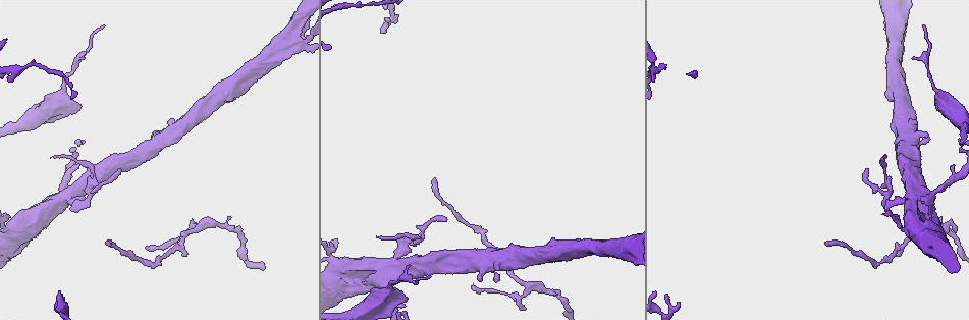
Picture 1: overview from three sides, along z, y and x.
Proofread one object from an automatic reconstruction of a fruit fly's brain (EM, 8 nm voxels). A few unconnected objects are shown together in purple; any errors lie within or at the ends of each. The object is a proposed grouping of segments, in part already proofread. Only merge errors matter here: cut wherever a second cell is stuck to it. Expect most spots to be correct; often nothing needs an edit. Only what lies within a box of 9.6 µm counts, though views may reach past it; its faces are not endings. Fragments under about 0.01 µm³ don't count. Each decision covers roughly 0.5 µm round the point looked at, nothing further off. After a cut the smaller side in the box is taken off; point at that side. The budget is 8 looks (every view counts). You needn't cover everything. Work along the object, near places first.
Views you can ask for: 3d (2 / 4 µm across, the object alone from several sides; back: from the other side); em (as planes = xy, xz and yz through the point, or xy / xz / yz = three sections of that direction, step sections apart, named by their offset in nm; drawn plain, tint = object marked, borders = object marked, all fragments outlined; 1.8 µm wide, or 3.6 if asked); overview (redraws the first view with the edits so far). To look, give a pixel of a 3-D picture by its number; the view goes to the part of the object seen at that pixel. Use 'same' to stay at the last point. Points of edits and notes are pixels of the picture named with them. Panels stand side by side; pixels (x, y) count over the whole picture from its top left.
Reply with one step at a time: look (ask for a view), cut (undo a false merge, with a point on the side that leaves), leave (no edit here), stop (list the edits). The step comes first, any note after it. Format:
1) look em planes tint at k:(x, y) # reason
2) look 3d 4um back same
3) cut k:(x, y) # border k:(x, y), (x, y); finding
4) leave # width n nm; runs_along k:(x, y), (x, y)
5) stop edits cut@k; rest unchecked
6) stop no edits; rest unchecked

look 3d 4um at 1:(526, 287) # branch point

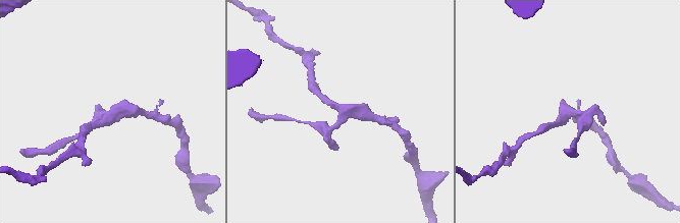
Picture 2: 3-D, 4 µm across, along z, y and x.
look em 3.6um planes plain at 2:(115, 112) # need the tissue

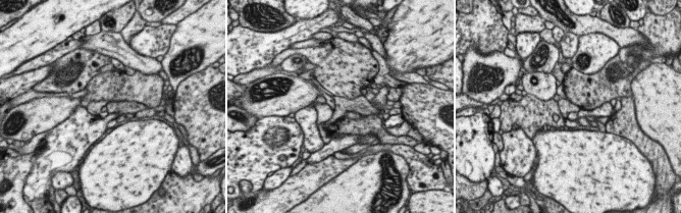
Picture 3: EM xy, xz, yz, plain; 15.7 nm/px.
look em 3.6um planes tint same

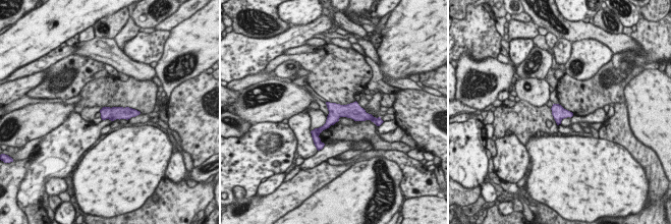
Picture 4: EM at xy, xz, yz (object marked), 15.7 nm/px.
leave # width 200 nm; runs_along 4:(364, 114), (339, 112), (314, 133); all the same cell

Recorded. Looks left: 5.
look em yz step 16 tint at 1:(383, 271) # closes a loop

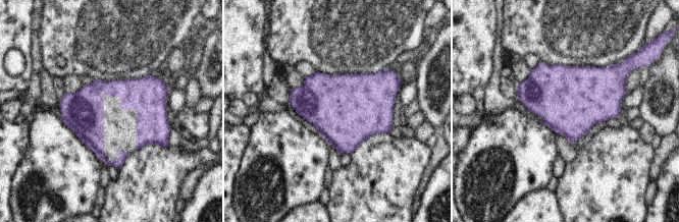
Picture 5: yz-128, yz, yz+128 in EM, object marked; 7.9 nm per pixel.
look em planes borders same # another direction

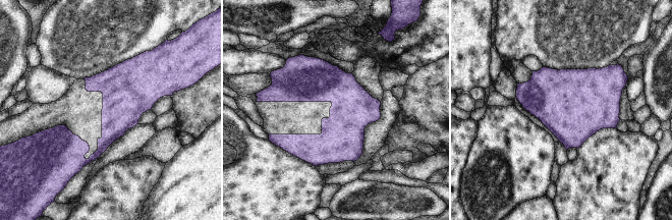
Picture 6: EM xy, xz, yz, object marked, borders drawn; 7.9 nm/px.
leave # width 340 nm; continuous, no second cell

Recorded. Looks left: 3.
look em planes tint at 1:(603, 249) # two arms in line, one across

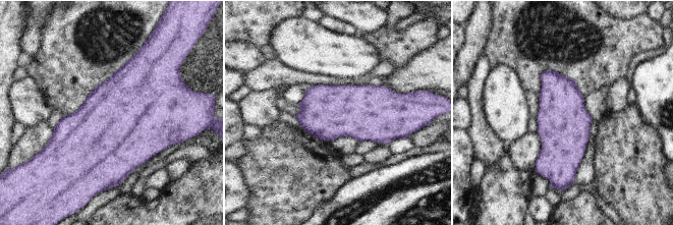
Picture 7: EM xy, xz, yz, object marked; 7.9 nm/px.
leave # continuous, no second cell

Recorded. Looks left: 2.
stop no edits; rest unchecked

